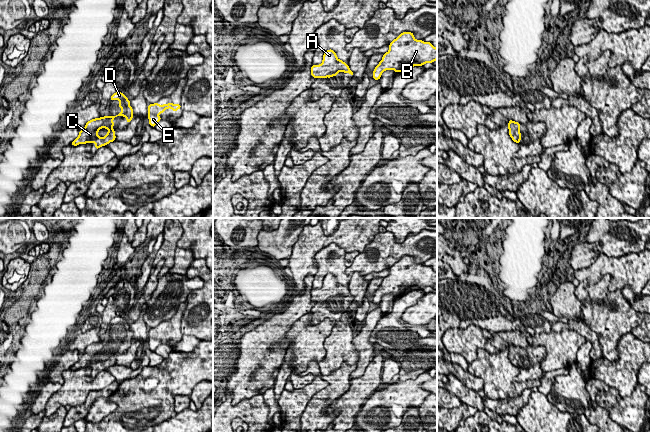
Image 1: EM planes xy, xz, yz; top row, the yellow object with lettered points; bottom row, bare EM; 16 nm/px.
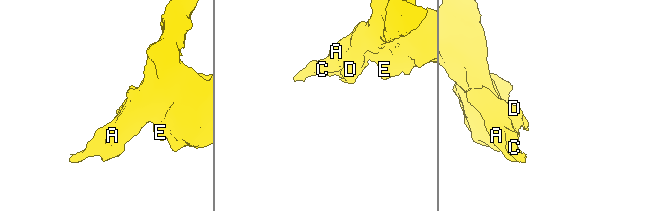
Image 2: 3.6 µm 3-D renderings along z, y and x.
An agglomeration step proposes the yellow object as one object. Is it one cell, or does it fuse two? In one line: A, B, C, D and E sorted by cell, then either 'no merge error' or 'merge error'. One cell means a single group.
A B C D E; no merge error

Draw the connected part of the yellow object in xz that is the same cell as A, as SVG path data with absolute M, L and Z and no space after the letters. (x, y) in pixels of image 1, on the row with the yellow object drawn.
M329 49L324 53L320 65L311 66L311 76L314 78L331 78L338 75L340 71L354 76L349 65L338 59L336 53L332 49Z

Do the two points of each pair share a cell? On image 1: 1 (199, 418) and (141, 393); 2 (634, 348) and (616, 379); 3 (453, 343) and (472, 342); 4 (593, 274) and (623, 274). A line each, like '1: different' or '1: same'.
1: different
2: same
3: same
4: same

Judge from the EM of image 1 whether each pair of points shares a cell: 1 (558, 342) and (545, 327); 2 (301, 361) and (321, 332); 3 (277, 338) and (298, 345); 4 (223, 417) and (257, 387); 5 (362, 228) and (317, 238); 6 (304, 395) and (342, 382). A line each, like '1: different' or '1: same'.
1: different
2: same
3: different
4: different
5: same
6: different

